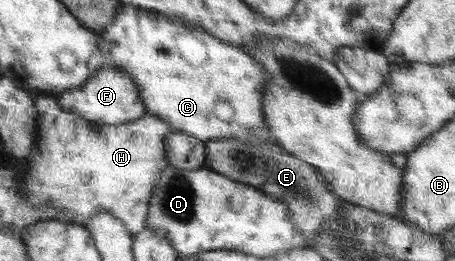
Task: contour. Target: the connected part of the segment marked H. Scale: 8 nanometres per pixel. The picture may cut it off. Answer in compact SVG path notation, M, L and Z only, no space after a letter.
M56 95L51 97L38 97L34 101L38 110L38 141L36 149L32 151L31 167L21 178L21 189L27 195L29 205L33 207L55 207L55 209L67 209L72 212L70 223L84 225L92 218L92 214L98 210L108 210L112 215L121 219L129 233L133 236L147 228L148 210L156 183L161 179L161 174L171 164L166 159L164 139L166 135L175 133L174 126L156 116L145 114L144 117L133 122L109 124L100 120L86 119L72 112L66 112Z

